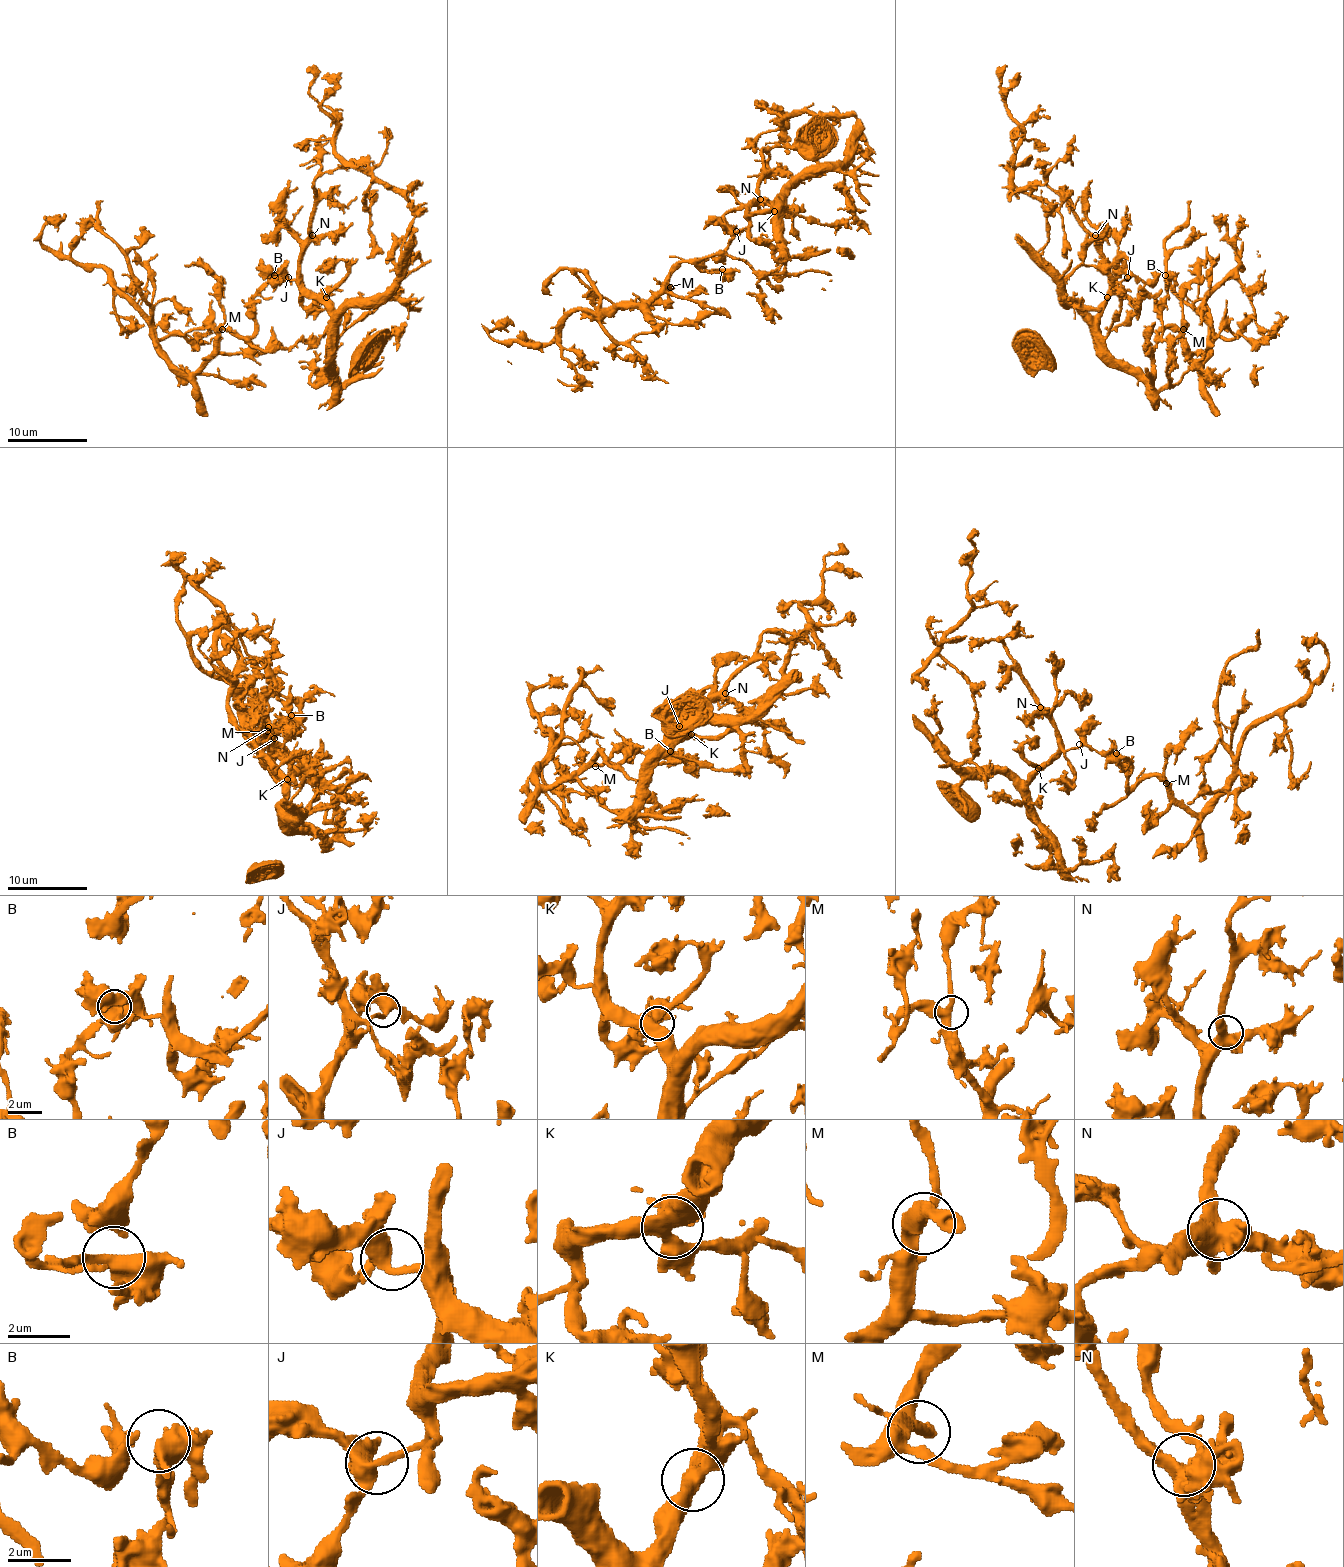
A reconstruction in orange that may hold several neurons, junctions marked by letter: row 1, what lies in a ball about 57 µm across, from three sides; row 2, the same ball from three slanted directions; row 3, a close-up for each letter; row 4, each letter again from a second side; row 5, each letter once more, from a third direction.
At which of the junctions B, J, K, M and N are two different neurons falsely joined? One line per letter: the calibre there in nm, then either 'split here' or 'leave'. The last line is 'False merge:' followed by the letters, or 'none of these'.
B: 440 nm | leave
J: 420 nm | leave
K: 480 nm | leave
M: 360 nm | leave
N: 500 nm | leave
False merge: none of these

